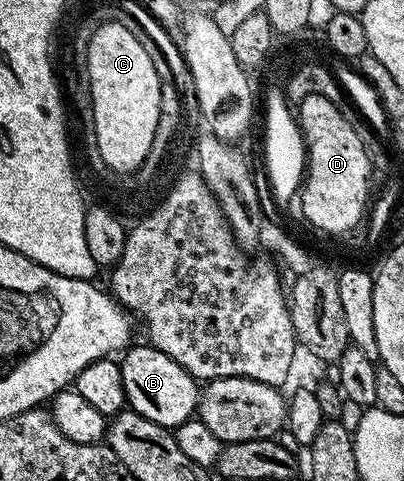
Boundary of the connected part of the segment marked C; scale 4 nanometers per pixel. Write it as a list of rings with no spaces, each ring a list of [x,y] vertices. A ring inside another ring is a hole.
[[[118,23],[101,24],[92,33],[87,73],[100,156],[111,172],[134,173],[148,157],[160,119],[161,75],[143,45]]]

